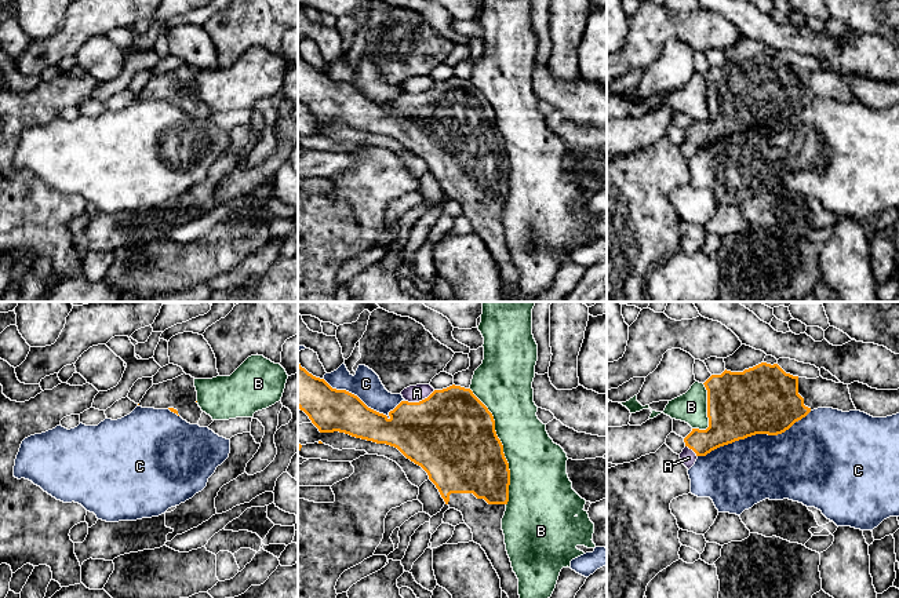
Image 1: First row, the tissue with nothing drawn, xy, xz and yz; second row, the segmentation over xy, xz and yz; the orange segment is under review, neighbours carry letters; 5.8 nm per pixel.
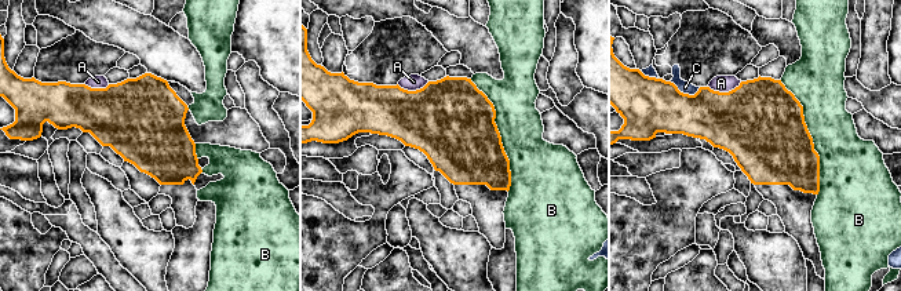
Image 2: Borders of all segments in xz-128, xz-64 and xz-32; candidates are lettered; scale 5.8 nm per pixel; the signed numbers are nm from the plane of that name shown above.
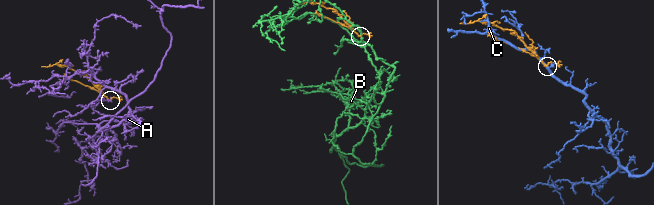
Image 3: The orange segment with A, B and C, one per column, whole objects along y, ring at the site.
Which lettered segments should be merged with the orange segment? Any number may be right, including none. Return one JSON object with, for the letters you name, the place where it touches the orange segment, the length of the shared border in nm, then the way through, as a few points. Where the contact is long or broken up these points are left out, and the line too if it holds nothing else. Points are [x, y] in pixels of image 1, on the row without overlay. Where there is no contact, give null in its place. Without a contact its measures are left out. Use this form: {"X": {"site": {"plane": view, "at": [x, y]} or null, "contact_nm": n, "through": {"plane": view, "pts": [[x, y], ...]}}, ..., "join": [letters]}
{"join": []}

